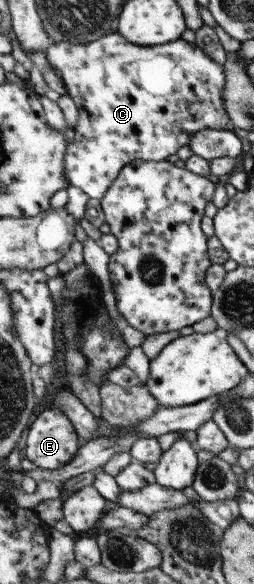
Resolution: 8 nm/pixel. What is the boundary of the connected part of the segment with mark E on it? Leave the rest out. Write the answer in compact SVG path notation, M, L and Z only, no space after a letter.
M49 406L32 423L25 441L25 457L38 468L55 471L75 459L82 448L73 422L59 406Z

